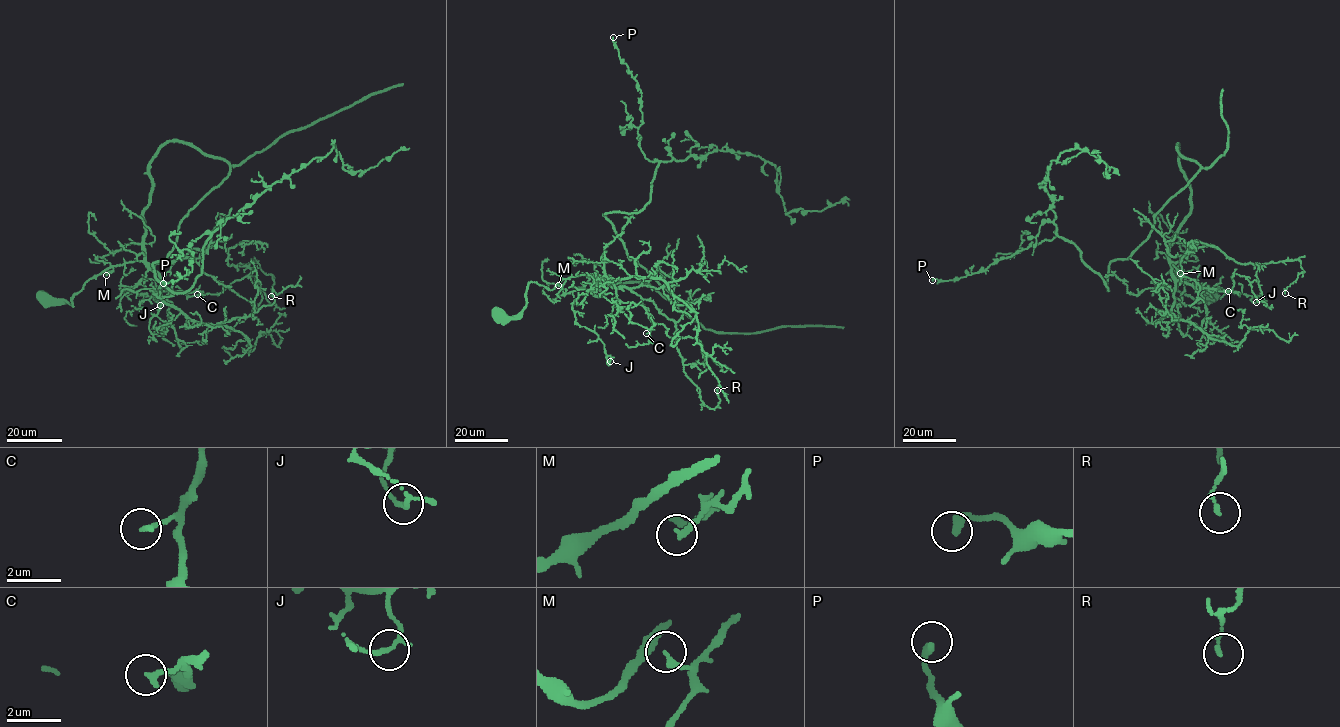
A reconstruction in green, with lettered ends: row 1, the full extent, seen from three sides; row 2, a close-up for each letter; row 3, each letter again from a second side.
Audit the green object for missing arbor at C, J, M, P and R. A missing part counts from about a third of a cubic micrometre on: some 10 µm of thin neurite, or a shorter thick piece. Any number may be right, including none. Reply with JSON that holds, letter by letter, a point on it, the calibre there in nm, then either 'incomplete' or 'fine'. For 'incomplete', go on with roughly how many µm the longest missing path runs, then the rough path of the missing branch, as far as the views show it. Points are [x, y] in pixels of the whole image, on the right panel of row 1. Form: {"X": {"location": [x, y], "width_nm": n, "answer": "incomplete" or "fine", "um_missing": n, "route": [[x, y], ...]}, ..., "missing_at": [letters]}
{"C": {"location": [1228, 291], "width_nm": 200, "answer": "fine"}, "J": {"location": [1256, 302], "width_nm": 140, "answer": "fine"}, "M": {"location": [1180, 273], "width_nm": 200, "answer": "fine"}, "P": {"location": [932, 280], "width_nm": 280, "answer": "fine"}, "R": {"location": [1285, 293], "width_nm": 140, "answer": "fine"}, "missing_at": []}

